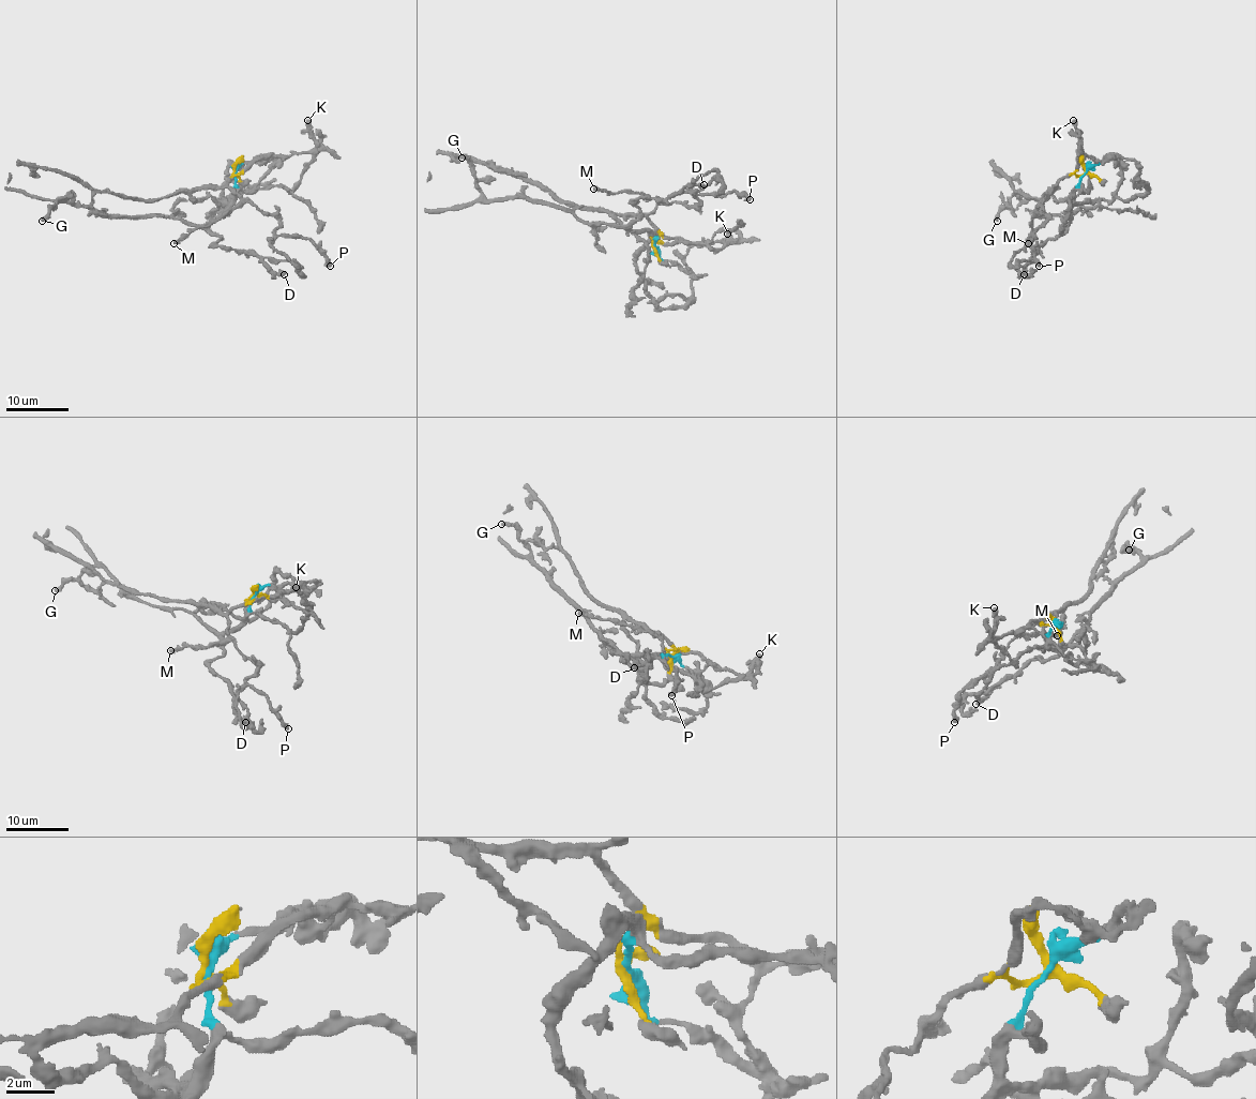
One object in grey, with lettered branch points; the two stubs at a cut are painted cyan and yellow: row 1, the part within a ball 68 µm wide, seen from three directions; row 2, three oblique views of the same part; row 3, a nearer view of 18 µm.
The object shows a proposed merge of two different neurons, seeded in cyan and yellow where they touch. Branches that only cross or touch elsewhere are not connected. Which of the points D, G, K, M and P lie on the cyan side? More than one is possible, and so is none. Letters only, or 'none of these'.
D, G

